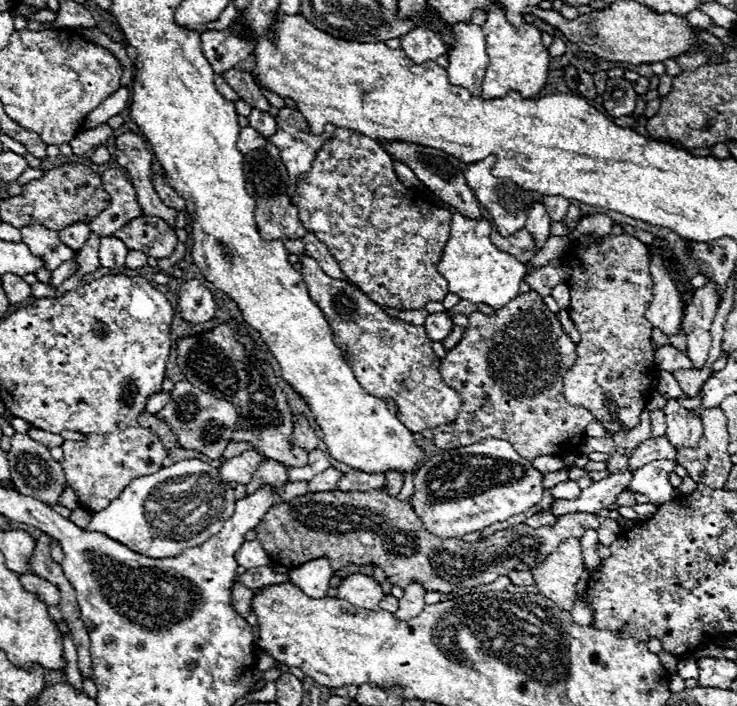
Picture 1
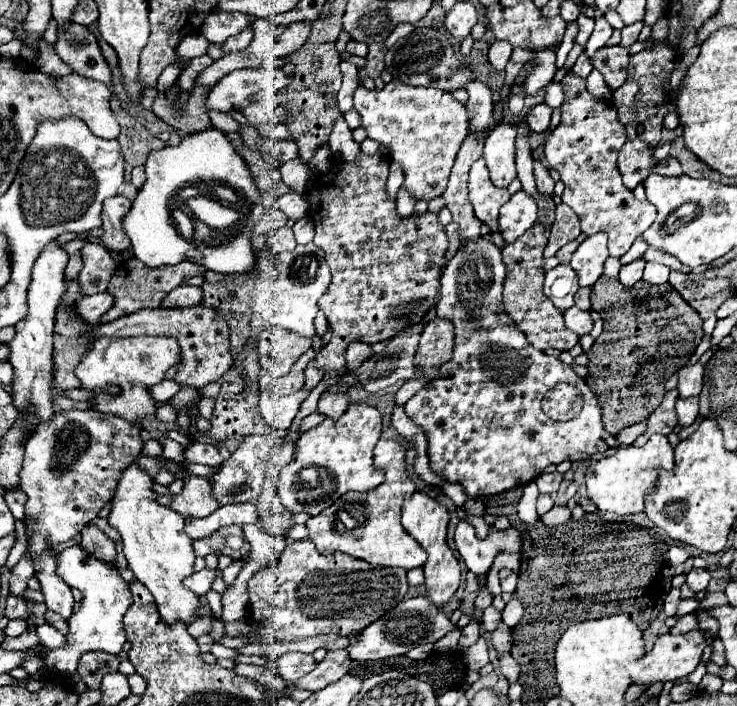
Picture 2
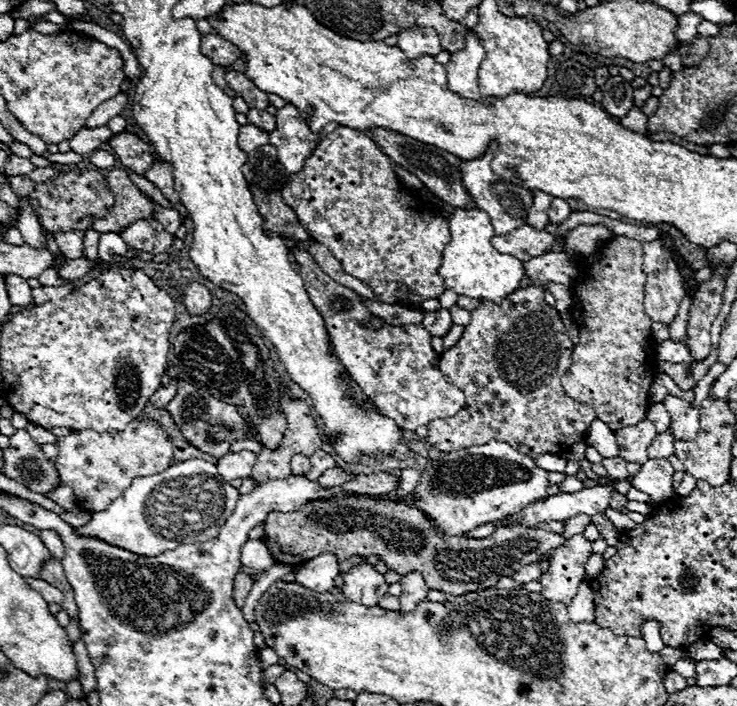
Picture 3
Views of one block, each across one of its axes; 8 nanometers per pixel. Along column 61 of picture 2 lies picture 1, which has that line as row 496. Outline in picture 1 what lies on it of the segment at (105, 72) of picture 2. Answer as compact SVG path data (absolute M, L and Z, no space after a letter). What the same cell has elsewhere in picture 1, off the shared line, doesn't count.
M16 432L12 436L12 448L6 452L6 456L8 456L12 482L16 484L20 494L38 498L44 504L56 504L58 502L58 494L66 488L66 478L64 478L62 466L50 456L46 446L42 446L36 440L32 440L28 434Z

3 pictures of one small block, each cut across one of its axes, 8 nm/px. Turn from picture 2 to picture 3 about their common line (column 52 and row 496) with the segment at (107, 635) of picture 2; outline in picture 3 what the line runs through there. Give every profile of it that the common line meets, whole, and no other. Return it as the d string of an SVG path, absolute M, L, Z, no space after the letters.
M666 458L644 462L631 481L640 492L646 492L652 502L668 502L672 498L672 464Z

